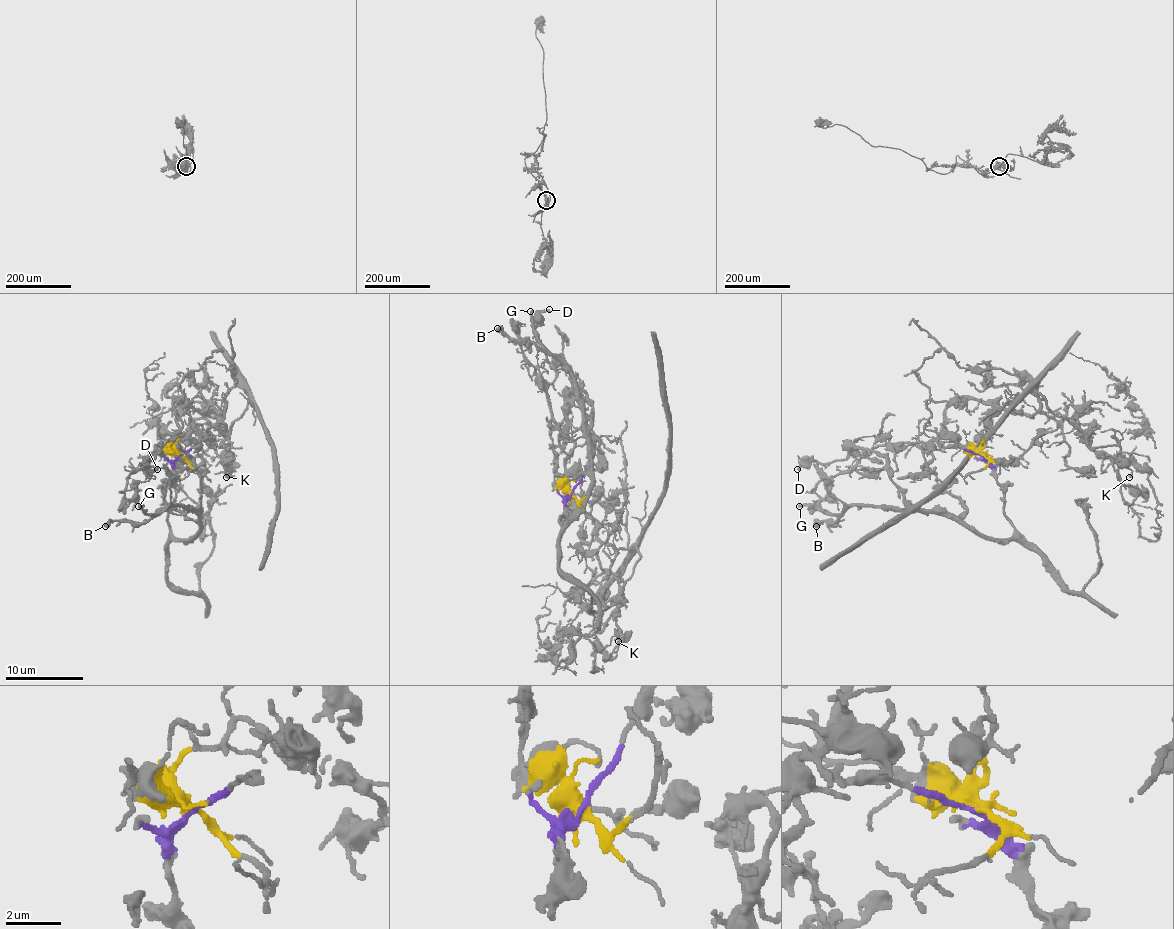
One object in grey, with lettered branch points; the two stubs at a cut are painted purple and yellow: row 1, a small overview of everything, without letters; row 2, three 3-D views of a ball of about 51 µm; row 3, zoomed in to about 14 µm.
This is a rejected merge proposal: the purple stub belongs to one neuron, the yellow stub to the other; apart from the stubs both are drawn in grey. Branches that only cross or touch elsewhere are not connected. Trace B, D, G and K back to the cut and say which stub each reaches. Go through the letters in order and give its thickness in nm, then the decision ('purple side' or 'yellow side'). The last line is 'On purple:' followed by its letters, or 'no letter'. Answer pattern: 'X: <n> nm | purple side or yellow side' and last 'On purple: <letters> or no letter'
B: 500 nm | purple side
D: 150 nm | yellow side
G: 280 nm | purple side
K: 90 nm | yellow side
On purple: B, G

